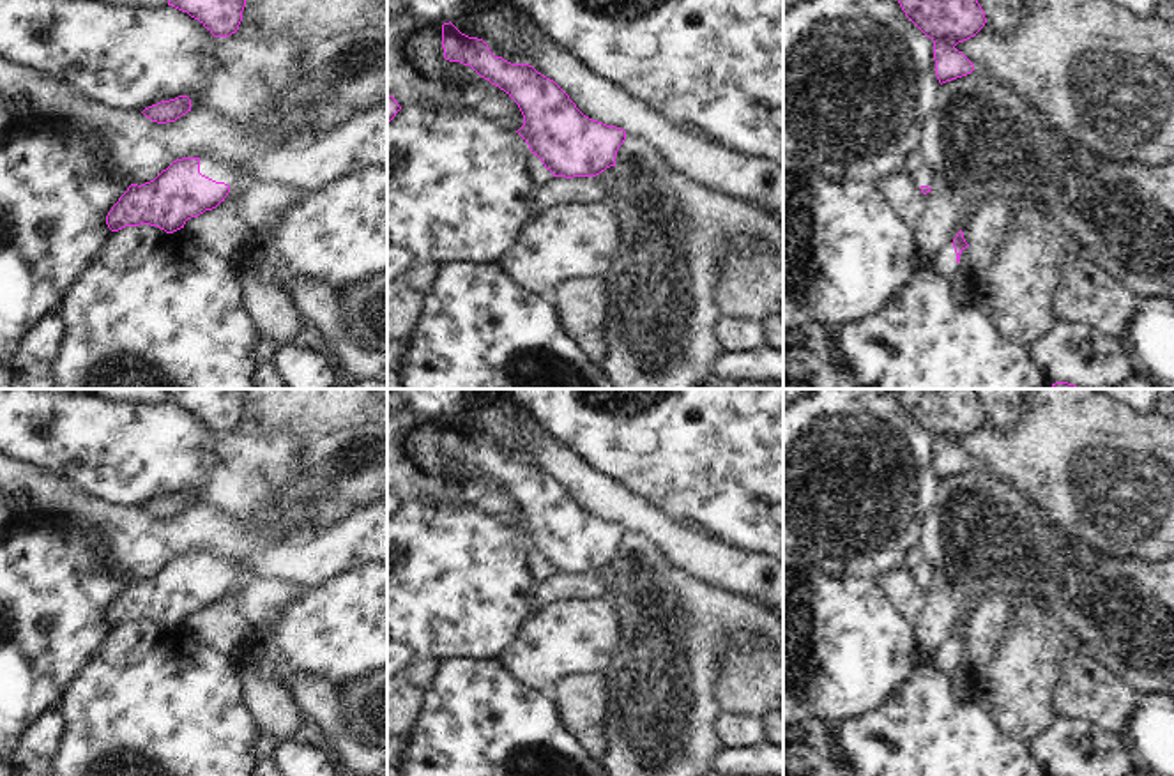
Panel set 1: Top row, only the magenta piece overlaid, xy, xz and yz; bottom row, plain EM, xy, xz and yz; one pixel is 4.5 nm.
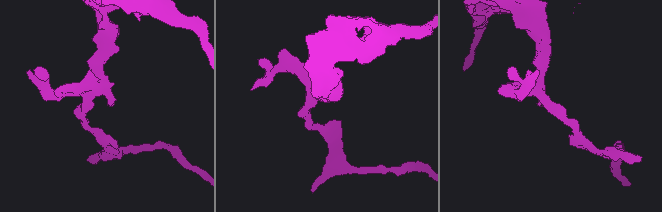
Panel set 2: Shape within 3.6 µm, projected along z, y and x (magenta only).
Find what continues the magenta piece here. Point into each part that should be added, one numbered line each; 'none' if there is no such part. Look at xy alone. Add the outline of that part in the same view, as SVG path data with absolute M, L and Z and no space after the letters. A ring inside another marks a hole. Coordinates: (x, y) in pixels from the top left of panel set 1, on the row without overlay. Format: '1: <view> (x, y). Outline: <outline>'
1: xy (359, 540). Outline: M387 506L361 507L306 544L269 546L237 559L198 553L200 569L230 585L248 573L253 578L276 578L313 589L352 567L387 564Z

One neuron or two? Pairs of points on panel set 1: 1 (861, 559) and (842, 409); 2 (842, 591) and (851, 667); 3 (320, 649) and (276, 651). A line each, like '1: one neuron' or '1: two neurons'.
1: one neuron
2: one neuron
3: one neuron

